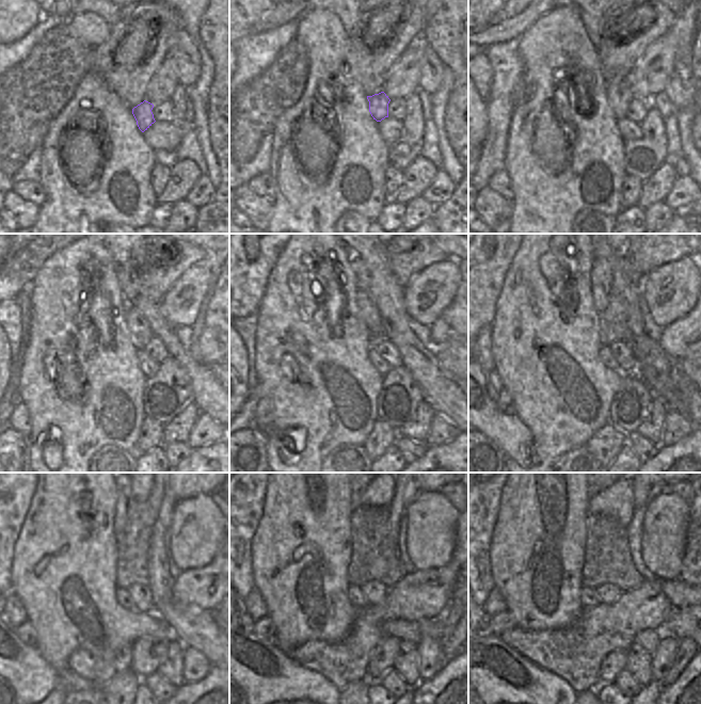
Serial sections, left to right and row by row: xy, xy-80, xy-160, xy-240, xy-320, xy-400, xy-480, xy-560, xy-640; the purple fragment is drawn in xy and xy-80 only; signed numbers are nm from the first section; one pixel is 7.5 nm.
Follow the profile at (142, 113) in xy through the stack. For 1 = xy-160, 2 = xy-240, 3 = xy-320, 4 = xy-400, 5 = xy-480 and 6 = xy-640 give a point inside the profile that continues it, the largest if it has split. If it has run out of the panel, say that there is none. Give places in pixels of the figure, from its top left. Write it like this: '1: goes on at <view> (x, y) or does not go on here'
1: goes on at xy-160 (618, 92)
2: goes on at xy-240 (140, 329)
3: goes on at xy-320 (369, 310)
4: goes on at xy-400 (602, 270)
5: goes on at xy-480 (125, 502)
6: goes on at xy-640 (591, 494)

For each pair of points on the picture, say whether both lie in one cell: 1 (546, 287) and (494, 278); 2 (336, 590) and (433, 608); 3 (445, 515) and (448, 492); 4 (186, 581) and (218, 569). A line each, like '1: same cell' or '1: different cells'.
1: different cells
2: different cells
3: different cells
4: same cell

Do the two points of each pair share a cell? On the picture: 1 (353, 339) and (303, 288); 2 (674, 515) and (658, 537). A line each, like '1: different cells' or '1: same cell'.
1: same cell
2: same cell

